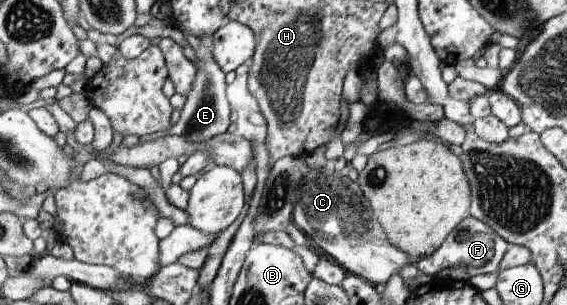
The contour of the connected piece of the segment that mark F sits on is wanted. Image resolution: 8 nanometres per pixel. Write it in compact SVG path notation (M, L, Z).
M468 214L453 228L443 241L440 248L433 254L421 258L416 266L421 272L435 276L443 268L465 268L469 276L491 274L499 271L499 264L509 250L511 244L505 242L490 226Z

